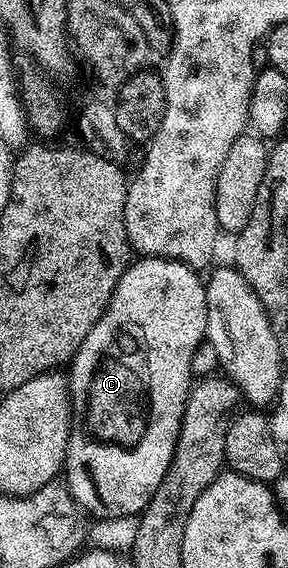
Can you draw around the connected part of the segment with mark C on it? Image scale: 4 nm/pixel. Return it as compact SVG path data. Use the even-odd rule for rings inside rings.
M143 256L128 264L109 298L109 306L103 311L101 318L93 326L93 330L89 330L85 342L81 342L74 360L69 365L67 391L71 398L71 433L67 439L67 457L63 460L63 472L65 477L67 476L65 487L75 499L76 505L84 513L92 512L92 517L108 520L122 516L139 516L153 498L157 486L161 486L161 478L165 478L165 470L169 470L169 462L173 458L173 450L181 430L187 396L193 387L191 370L193 354L197 346L204 343L207 335L207 290L204 281L202 279L199 281L199 276L200 273L196 269L182 264L180 260L165 260L162 256Z

